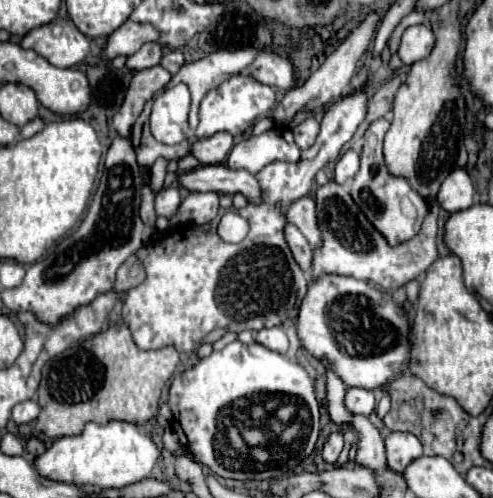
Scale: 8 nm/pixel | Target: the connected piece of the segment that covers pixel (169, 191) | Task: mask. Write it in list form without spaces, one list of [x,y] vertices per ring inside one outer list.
[[[162,188],[156,194],[156,214],[172,218],[180,206],[180,192],[178,188]]]

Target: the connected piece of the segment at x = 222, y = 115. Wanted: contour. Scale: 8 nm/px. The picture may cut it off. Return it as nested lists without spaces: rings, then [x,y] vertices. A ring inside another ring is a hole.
[[[236,74],[230,80],[226,80],[224,84],[220,84],[218,88],[210,90],[202,98],[202,102],[200,102],[200,124],[194,130],[194,134],[198,138],[208,138],[216,132],[230,132],[232,136],[246,134],[252,130],[254,122],[258,118],[270,114],[274,106],[276,106],[276,92],[272,86],[260,84],[258,80],[254,80],[248,74]]]

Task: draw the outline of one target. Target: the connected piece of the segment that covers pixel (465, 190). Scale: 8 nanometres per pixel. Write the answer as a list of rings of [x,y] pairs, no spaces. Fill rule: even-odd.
[[[458,168],[442,182],[440,192],[436,196],[436,202],[452,214],[452,212],[460,212],[460,210],[470,208],[472,196],[474,196],[472,178],[468,176],[466,170]]]

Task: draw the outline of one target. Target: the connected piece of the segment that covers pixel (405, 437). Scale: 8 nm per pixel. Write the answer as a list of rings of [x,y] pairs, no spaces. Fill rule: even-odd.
[[[392,432],[386,438],[386,458],[394,472],[402,472],[412,460],[424,454],[422,442],[410,432]]]

